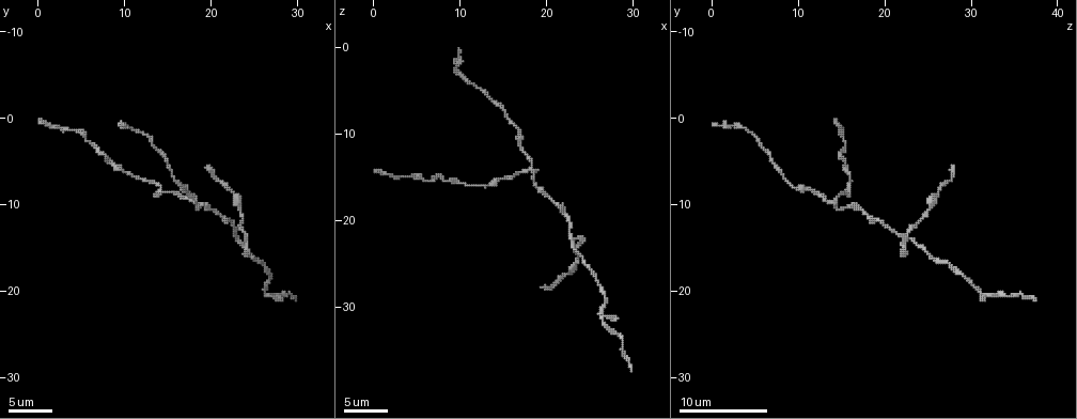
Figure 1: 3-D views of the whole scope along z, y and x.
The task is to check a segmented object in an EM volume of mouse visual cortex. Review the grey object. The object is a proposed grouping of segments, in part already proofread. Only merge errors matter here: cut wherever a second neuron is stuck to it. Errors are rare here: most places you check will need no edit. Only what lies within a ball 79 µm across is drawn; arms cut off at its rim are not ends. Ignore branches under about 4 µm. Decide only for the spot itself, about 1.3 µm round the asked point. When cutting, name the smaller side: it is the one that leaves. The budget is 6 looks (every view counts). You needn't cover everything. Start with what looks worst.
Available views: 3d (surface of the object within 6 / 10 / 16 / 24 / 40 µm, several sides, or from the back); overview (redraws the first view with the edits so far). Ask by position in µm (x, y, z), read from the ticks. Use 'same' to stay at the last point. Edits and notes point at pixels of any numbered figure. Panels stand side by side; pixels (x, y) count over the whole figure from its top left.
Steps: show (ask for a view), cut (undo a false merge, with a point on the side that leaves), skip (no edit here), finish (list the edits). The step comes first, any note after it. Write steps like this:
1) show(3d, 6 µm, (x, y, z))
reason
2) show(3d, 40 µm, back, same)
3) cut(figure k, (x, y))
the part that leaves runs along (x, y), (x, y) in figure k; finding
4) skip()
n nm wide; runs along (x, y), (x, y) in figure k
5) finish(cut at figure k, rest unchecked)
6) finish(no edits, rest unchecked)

show(3d, 6 µm, (18.2, 9.8, 14.4))
three arms meet

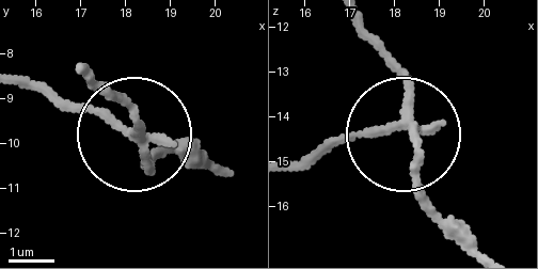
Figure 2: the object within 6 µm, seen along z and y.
cut(figure 2, (73, 111))
side arm 22 µm; the part that leaves runs along (135, 137), (59, 110), (24, 83) in figure 2; a second neuron is stuck on

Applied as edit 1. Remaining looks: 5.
show(overview)

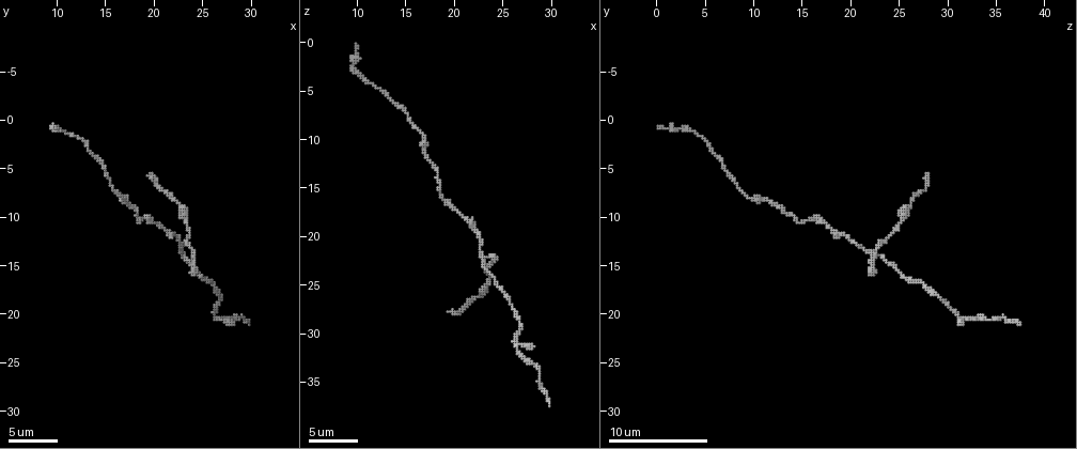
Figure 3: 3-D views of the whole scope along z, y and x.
show(3d, 10 µm, (16.4, 7.8, 9.2))
calibre changes

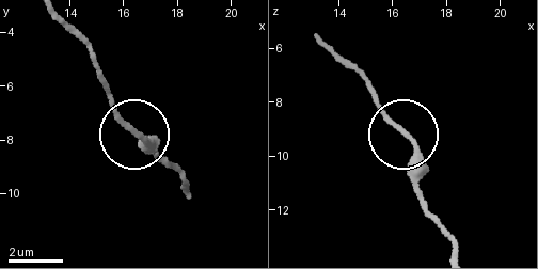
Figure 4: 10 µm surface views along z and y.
skip()
190 nm wide; runs along (454, 248), (425, 200), (415, 145), (367, 85) in figure 4; all the same neuron

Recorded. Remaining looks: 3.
show(3d, 10 µm, (26.4, 20.4, 31.4))
three-way junction

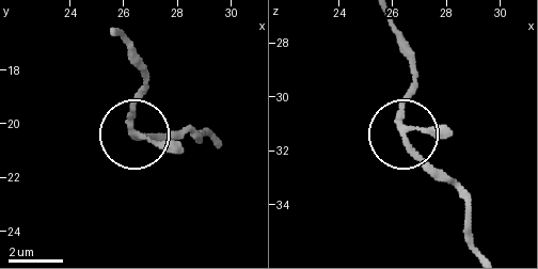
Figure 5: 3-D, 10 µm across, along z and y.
skip()
3 arms; runs along (113, 30), (143, 70), (135, 130), (196, 132) in figure 5; all the same neuron

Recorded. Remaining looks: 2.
finish(cut at figure 2, rest unchecked)

